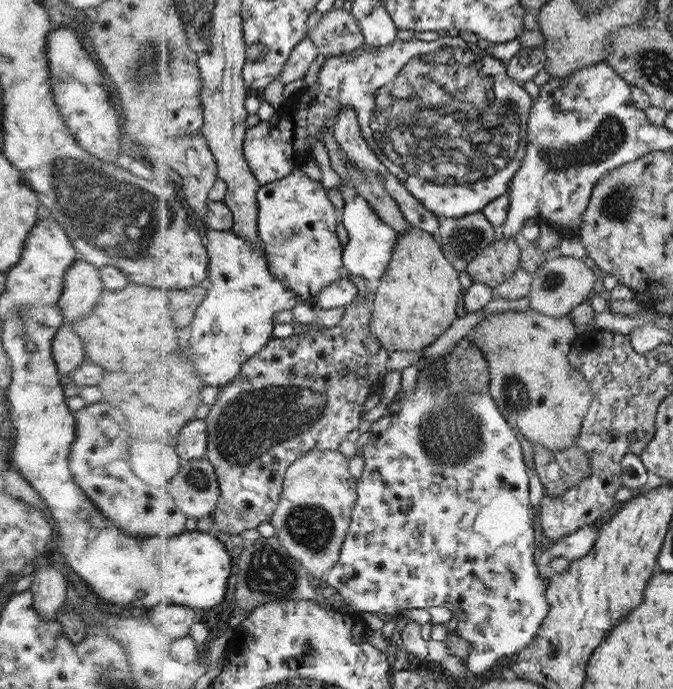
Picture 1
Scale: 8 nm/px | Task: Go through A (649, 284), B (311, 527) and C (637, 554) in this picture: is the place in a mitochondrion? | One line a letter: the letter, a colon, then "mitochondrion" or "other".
A: other
B: mitochondrion
C: other

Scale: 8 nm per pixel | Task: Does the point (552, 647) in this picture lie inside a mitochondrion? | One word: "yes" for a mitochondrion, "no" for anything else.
yes

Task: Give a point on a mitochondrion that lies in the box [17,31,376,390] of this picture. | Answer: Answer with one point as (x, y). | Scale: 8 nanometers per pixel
(88, 195)

